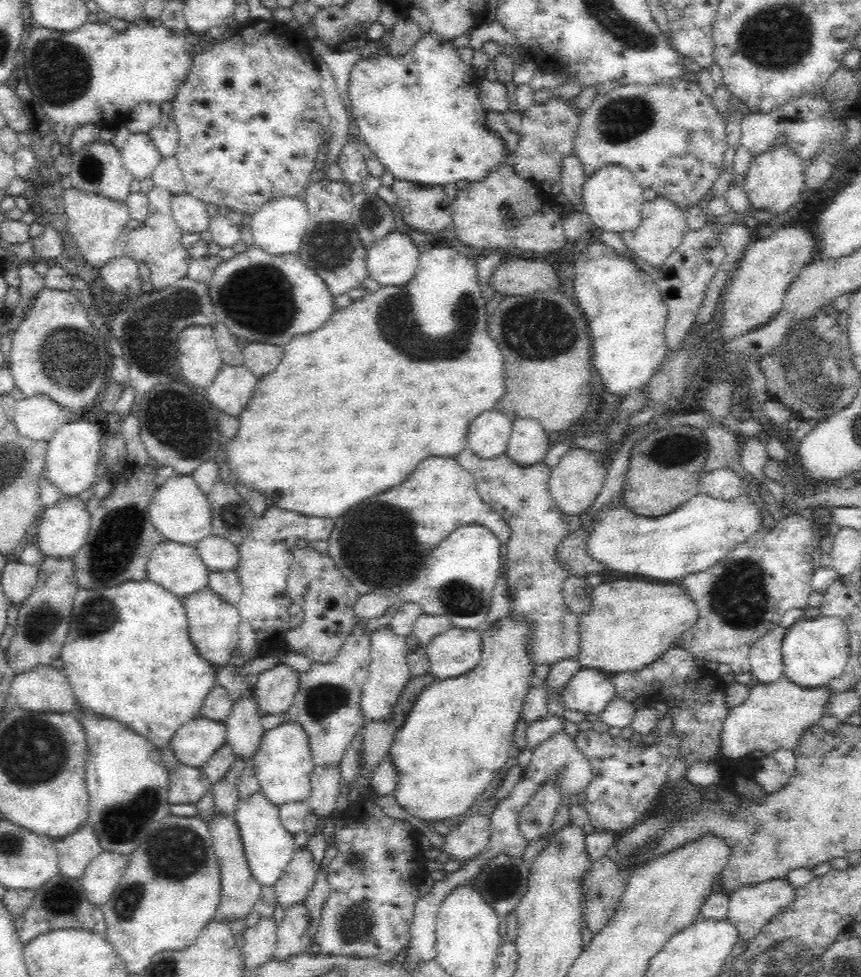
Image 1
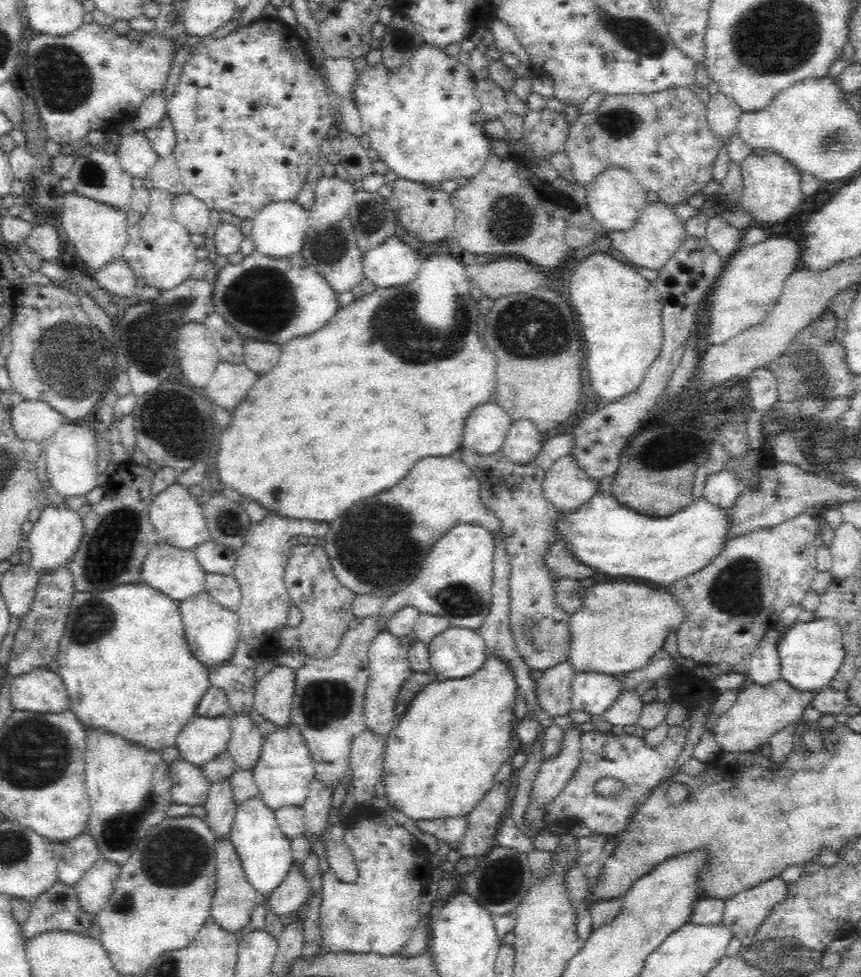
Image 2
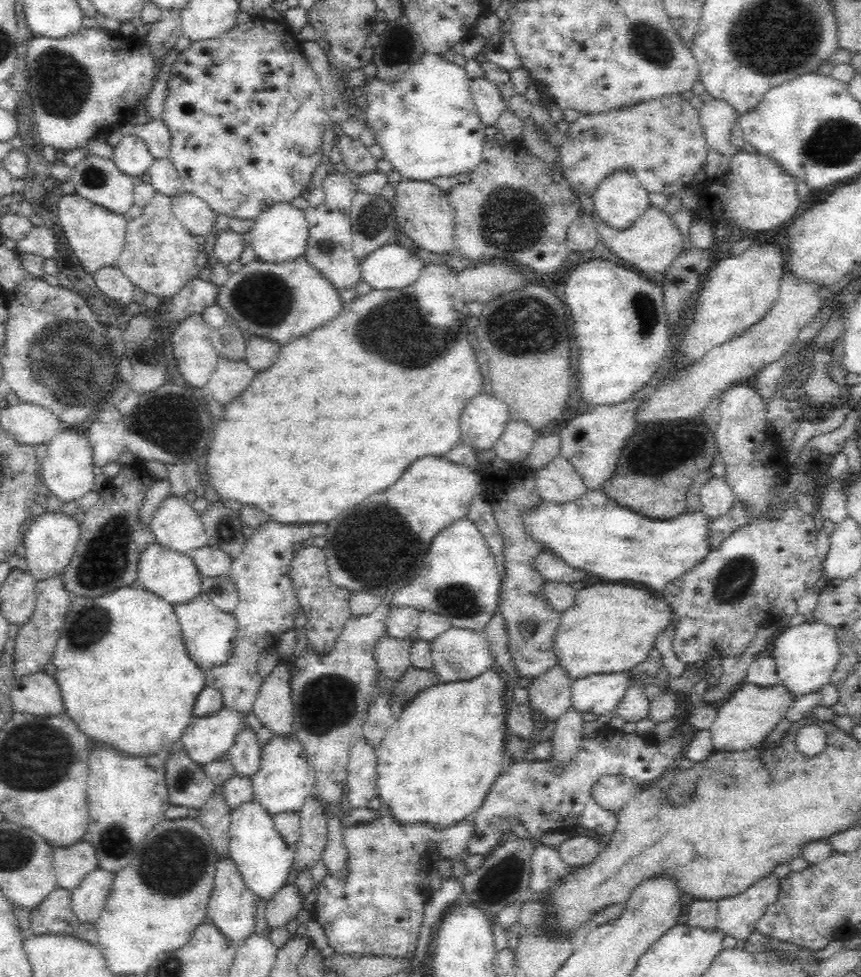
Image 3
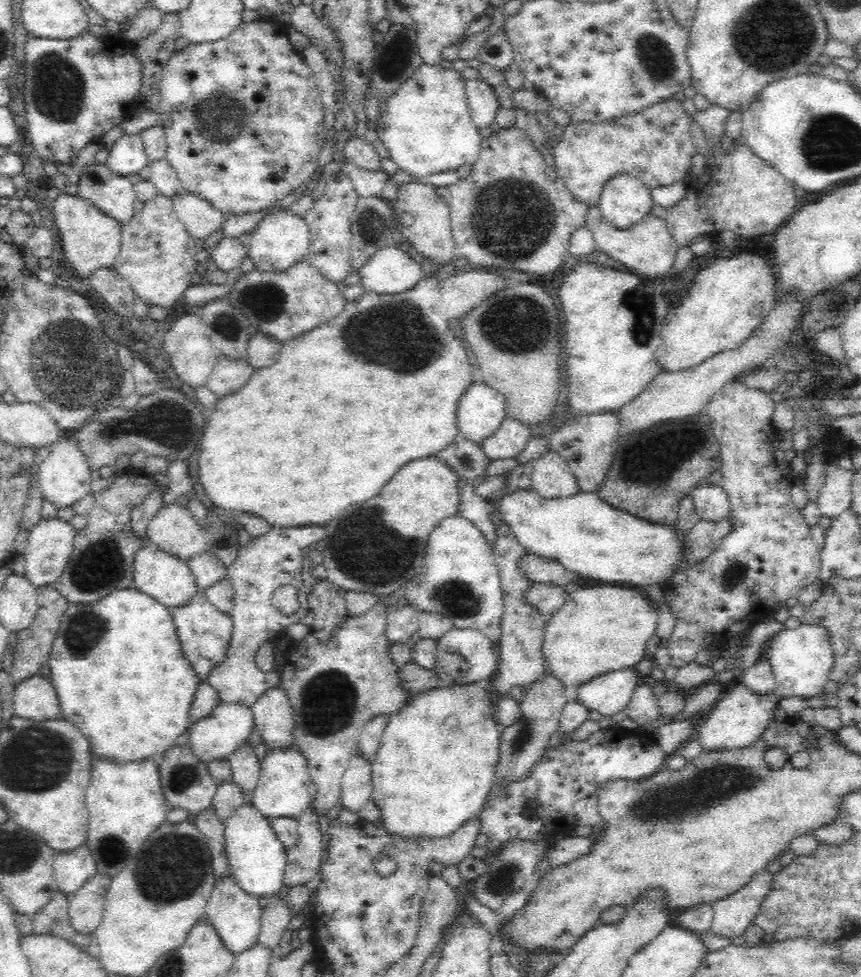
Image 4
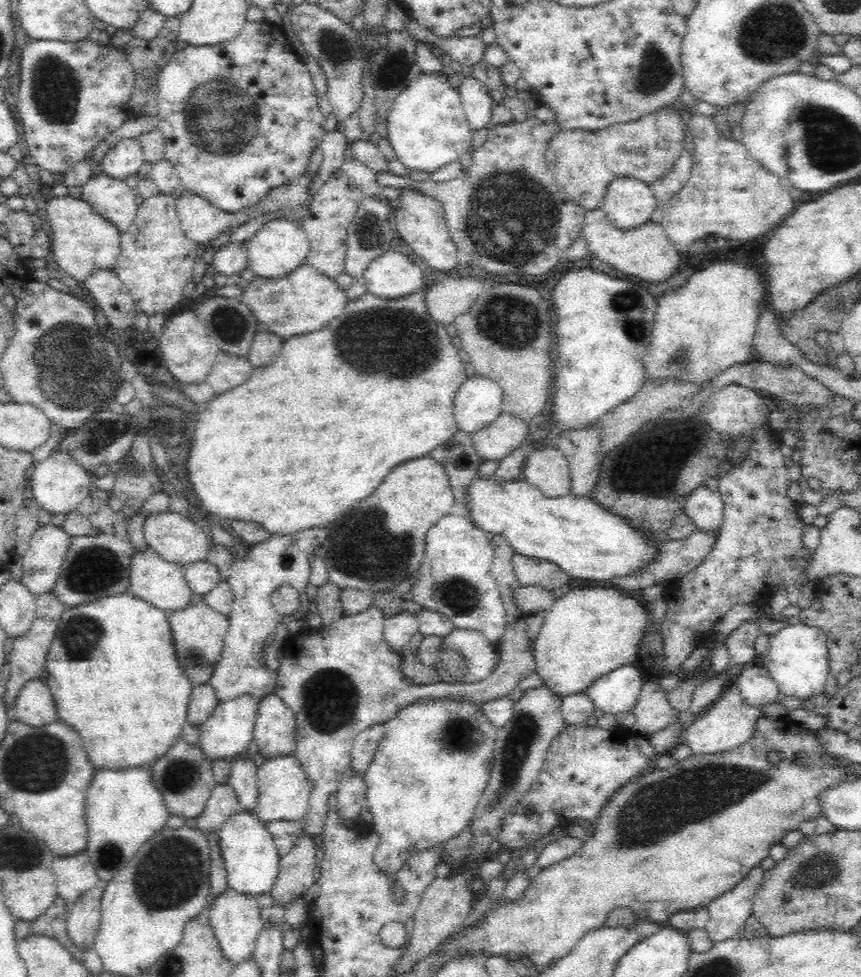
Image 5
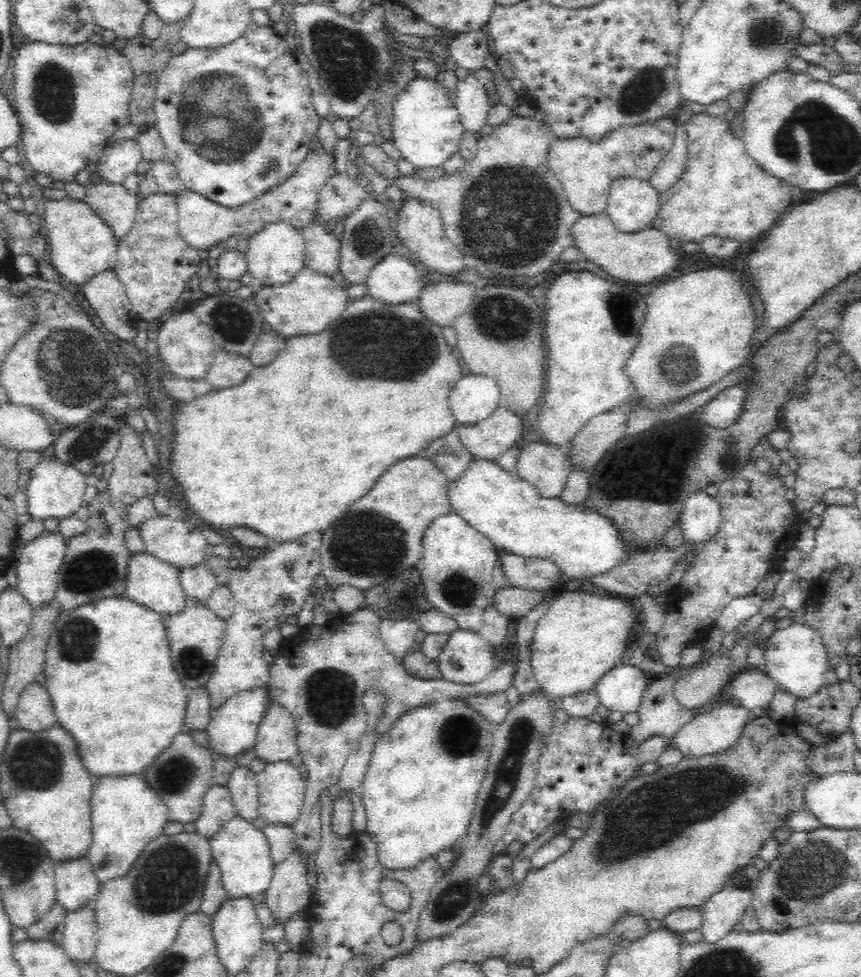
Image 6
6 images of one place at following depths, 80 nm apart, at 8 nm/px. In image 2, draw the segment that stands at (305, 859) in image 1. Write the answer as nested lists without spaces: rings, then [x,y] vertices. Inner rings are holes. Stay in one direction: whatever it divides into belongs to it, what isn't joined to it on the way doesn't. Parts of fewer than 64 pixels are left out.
[[[292,865],[286,880],[280,883],[278,888],[267,898],[268,908],[276,918],[290,917],[297,914],[300,906],[309,897],[309,884],[300,877],[300,872]]]

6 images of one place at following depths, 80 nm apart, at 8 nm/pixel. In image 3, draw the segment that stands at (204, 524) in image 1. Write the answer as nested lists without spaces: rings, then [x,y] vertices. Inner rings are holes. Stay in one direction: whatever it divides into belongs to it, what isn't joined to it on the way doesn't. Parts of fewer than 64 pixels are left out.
[[[168,497],[154,513],[146,530],[161,547],[190,556],[192,552],[206,548],[208,538],[204,534],[201,517],[183,497]]]

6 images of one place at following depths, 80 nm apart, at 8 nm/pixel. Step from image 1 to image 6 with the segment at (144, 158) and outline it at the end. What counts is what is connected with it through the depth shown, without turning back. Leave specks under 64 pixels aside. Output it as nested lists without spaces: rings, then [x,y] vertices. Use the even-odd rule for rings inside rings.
[[[124,136],[102,151],[95,171],[102,178],[102,183],[122,185],[129,174],[136,172],[142,160],[138,140]]]

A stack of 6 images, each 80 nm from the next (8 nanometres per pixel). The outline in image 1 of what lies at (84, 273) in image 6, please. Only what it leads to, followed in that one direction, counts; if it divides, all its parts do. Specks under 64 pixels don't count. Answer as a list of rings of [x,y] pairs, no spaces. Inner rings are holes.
[[[74,188],[65,190],[65,222],[69,236],[76,241],[76,247],[84,260],[99,269],[116,257],[124,255],[125,246],[130,234],[126,222],[131,218],[125,204],[117,204],[110,200],[96,199]]]

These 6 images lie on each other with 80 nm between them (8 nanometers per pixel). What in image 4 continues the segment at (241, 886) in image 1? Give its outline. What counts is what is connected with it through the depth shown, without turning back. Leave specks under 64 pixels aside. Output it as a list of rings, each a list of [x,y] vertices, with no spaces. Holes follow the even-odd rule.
[[[230,877],[214,888],[208,899],[204,915],[210,919],[210,924],[216,929],[216,934],[220,937],[225,950],[230,955],[234,955],[234,958],[238,958],[243,952],[250,951],[256,945],[261,929],[261,918],[264,914],[258,900],[259,897],[249,895],[236,887]]]

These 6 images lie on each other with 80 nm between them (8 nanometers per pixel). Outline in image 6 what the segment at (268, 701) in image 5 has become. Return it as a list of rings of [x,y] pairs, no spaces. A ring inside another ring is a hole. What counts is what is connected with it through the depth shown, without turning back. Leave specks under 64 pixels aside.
[[[273,702],[270,715],[260,723],[257,739],[253,747],[256,758],[266,760],[267,764],[290,763],[293,758],[299,755],[296,729],[292,717],[284,707]]]

